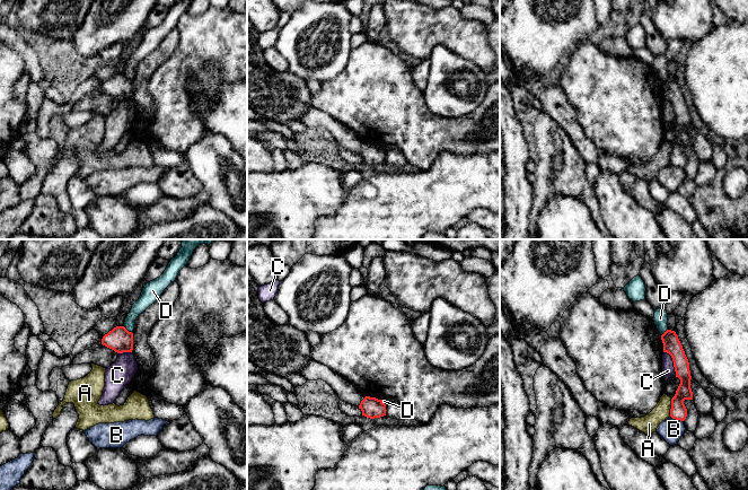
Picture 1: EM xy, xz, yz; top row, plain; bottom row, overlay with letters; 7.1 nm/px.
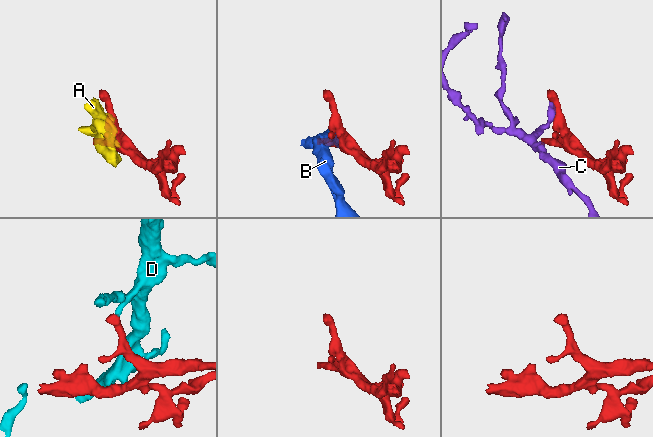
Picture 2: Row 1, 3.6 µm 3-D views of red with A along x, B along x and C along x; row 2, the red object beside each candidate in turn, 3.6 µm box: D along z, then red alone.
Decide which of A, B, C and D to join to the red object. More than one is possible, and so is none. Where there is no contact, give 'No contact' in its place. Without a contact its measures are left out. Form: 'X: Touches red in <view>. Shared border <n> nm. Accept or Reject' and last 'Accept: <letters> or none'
A: Touches red in yz. Shared border 130 nm. Reject
B: Touches red in yz. Shared border 100 nm. Reject
C: Touches red in yz. Shared border 200 nm. Reject
D: Touches red in xy. Shared border 90 nm. Reject
Accept: none

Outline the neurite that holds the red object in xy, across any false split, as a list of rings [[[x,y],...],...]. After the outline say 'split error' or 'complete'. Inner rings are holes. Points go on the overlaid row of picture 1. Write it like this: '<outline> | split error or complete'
[[[116,326],[103,336],[102,344],[117,353],[132,352],[133,333],[124,326]]] | complete

